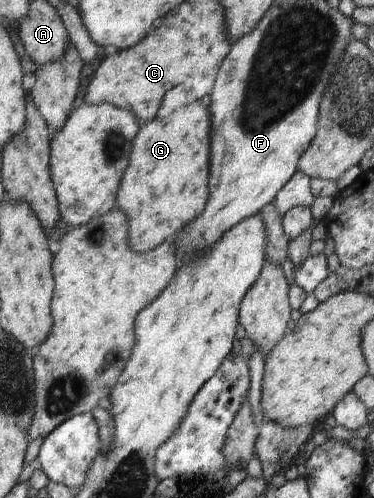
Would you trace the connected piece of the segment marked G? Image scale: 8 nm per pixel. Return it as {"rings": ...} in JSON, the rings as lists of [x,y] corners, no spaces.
{"rings":[[[175,87],[165,93],[159,113],[153,123],[147,123],[139,129],[133,139],[133,149],[129,157],[129,167],[121,179],[117,191],[116,208],[123,211],[129,219],[129,247],[135,253],[146,253],[157,248],[165,241],[172,240],[185,229],[189,219],[203,213],[209,199],[209,173],[211,171],[211,119],[207,113],[207,104],[187,101],[183,87]]]}

